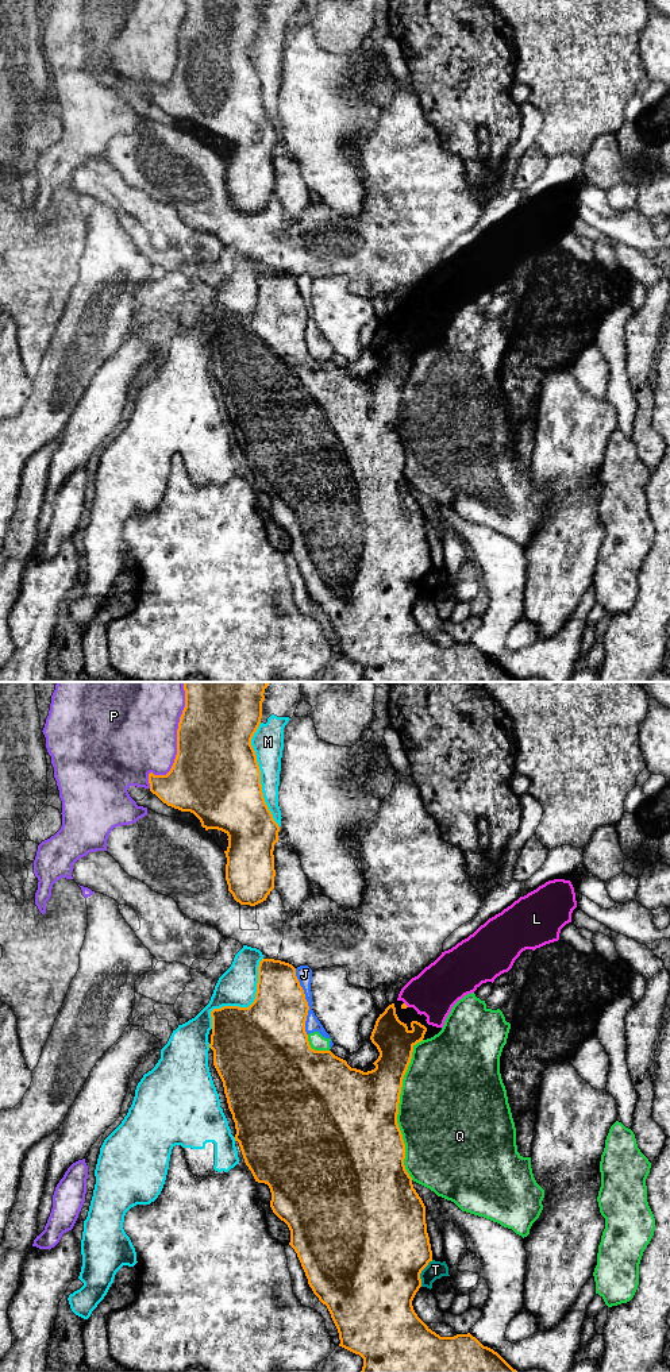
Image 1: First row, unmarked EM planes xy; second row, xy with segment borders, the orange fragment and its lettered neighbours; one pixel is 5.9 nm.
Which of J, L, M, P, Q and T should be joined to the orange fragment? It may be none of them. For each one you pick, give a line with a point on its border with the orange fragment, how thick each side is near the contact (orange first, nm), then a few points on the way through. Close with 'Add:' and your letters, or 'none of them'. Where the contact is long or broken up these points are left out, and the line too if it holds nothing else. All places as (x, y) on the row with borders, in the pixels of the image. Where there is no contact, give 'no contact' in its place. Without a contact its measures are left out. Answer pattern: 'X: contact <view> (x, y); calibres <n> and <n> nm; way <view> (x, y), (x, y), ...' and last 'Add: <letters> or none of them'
L: contact xy (405, 1005); calibres 30 and 280 nm; way xy (403, 1006), (405, 1005), (418, 993), (438, 987)
Add: L

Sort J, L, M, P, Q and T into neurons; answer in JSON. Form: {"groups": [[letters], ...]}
{"groups": [["J", "Q"], ["L"], ["M"], ["P"], ["T"]]}

